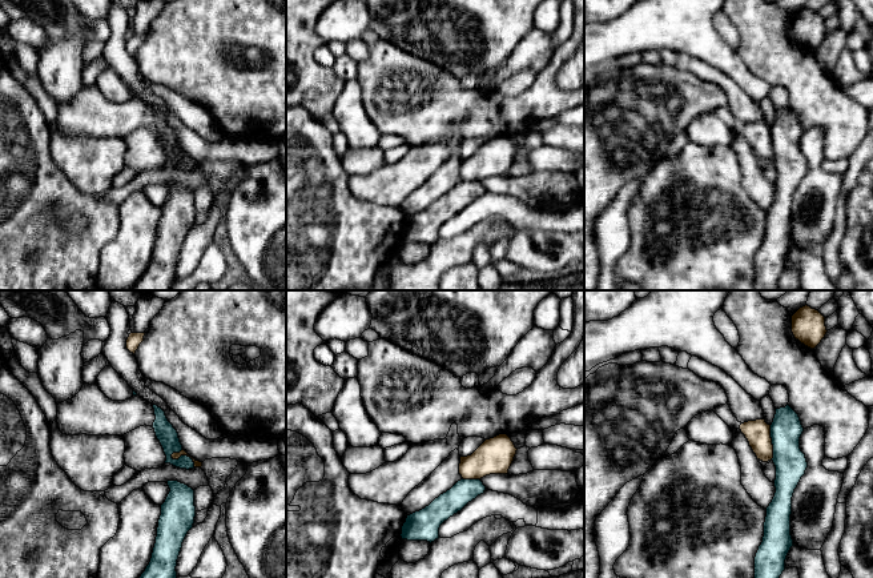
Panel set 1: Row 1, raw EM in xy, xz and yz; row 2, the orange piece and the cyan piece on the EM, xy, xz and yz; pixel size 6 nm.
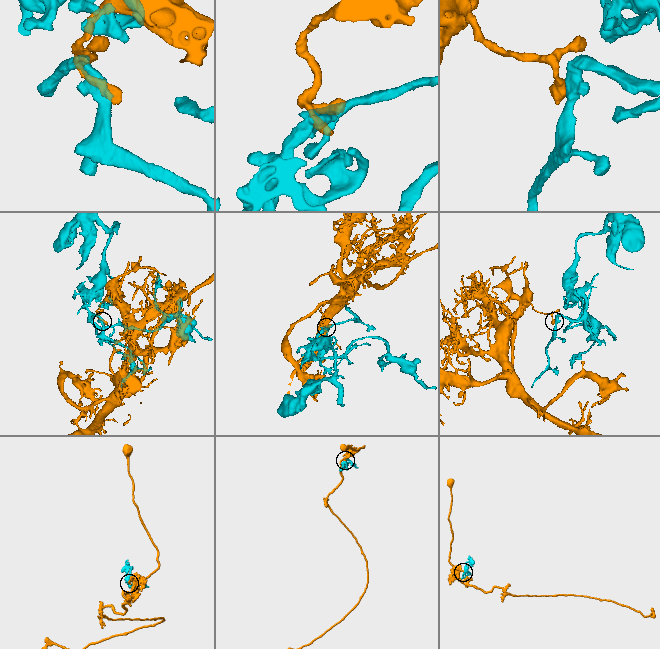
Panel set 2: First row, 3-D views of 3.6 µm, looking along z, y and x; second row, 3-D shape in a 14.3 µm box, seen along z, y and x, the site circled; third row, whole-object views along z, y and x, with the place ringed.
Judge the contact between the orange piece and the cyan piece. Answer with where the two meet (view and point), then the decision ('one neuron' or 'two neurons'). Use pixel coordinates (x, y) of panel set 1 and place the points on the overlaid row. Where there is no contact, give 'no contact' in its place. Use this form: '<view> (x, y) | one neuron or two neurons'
xy (184, 454) | two neurons

